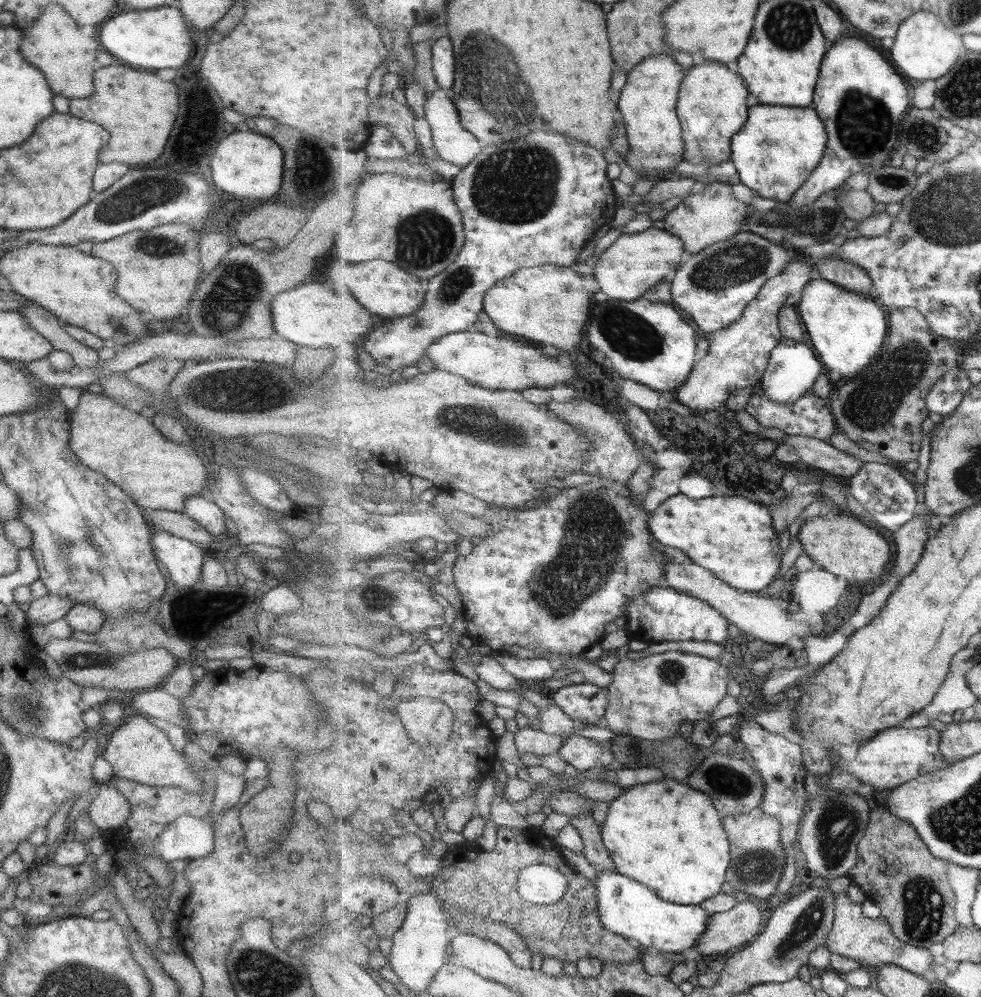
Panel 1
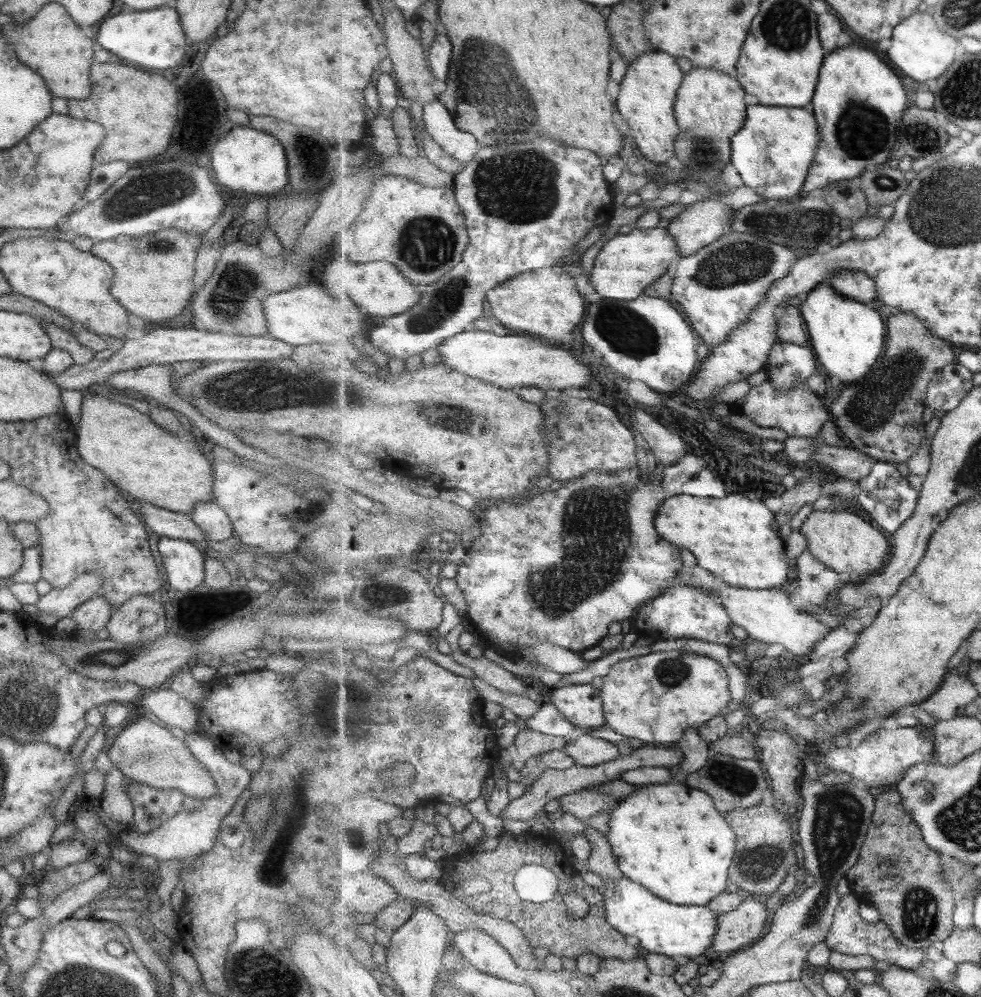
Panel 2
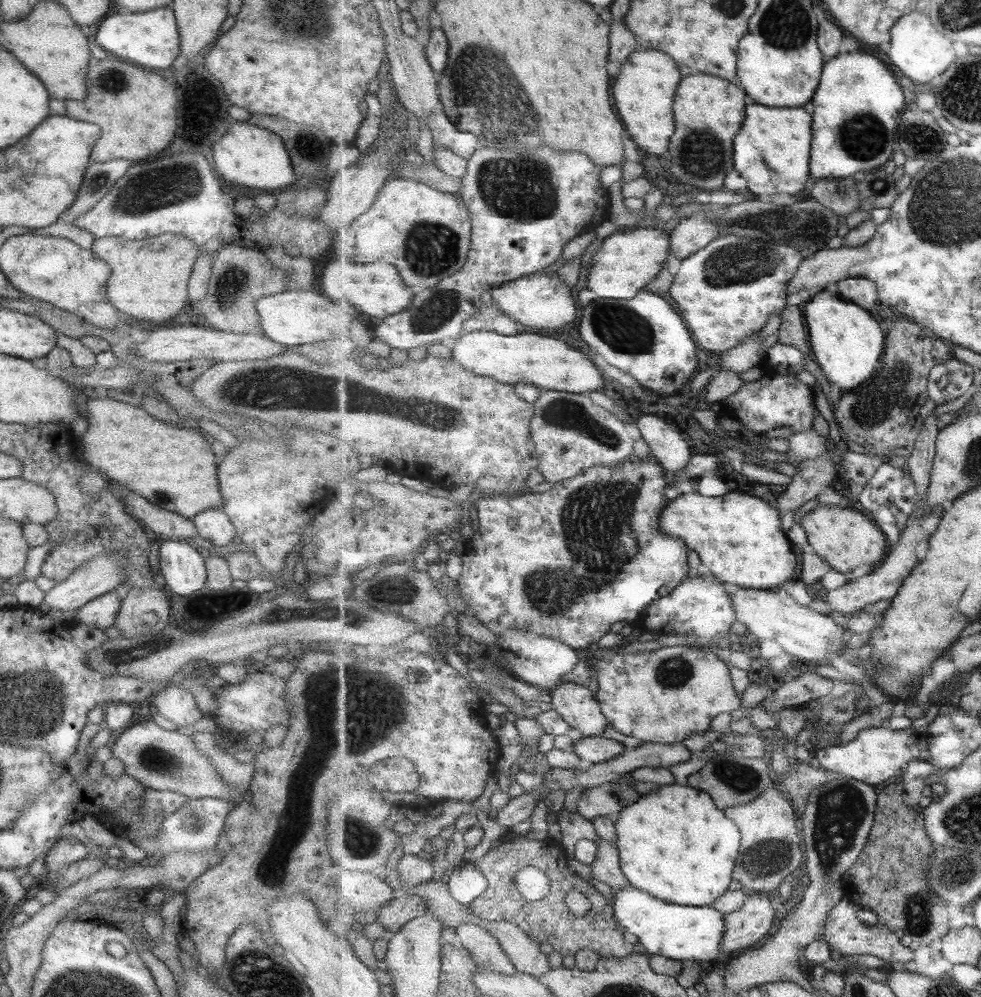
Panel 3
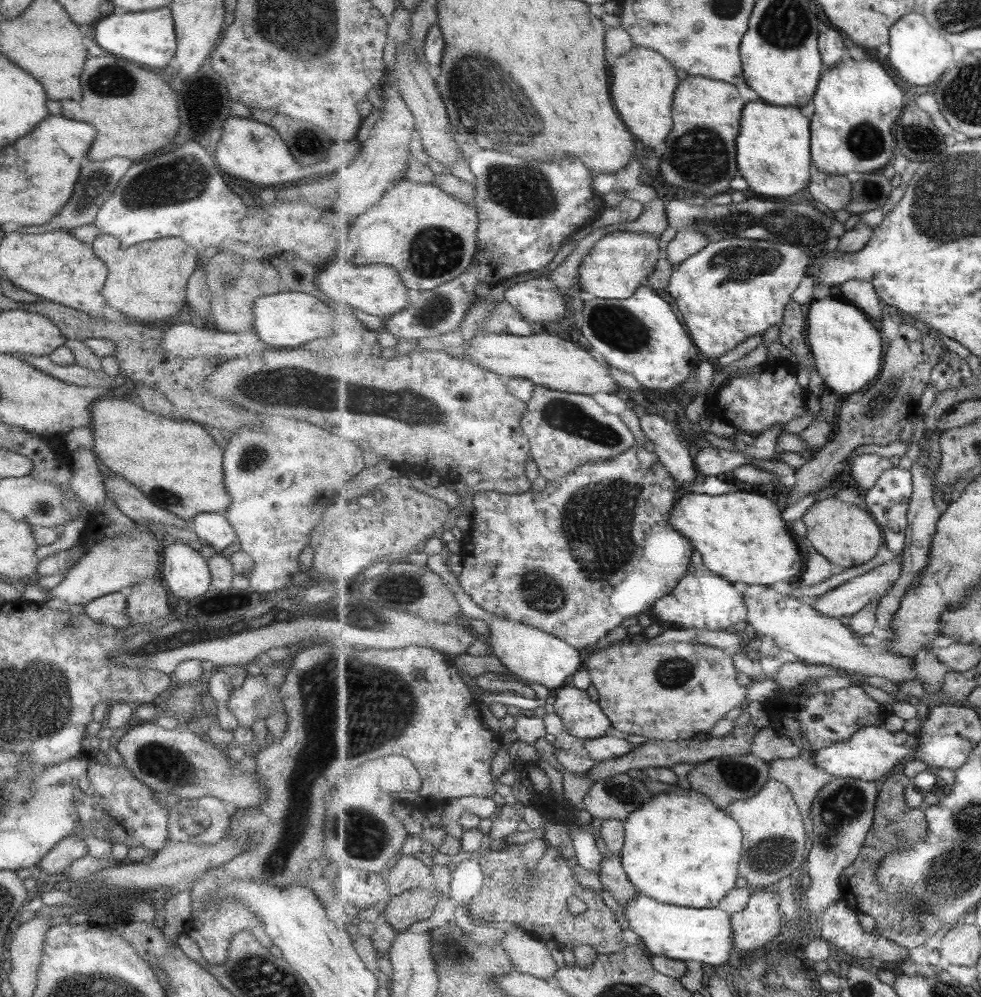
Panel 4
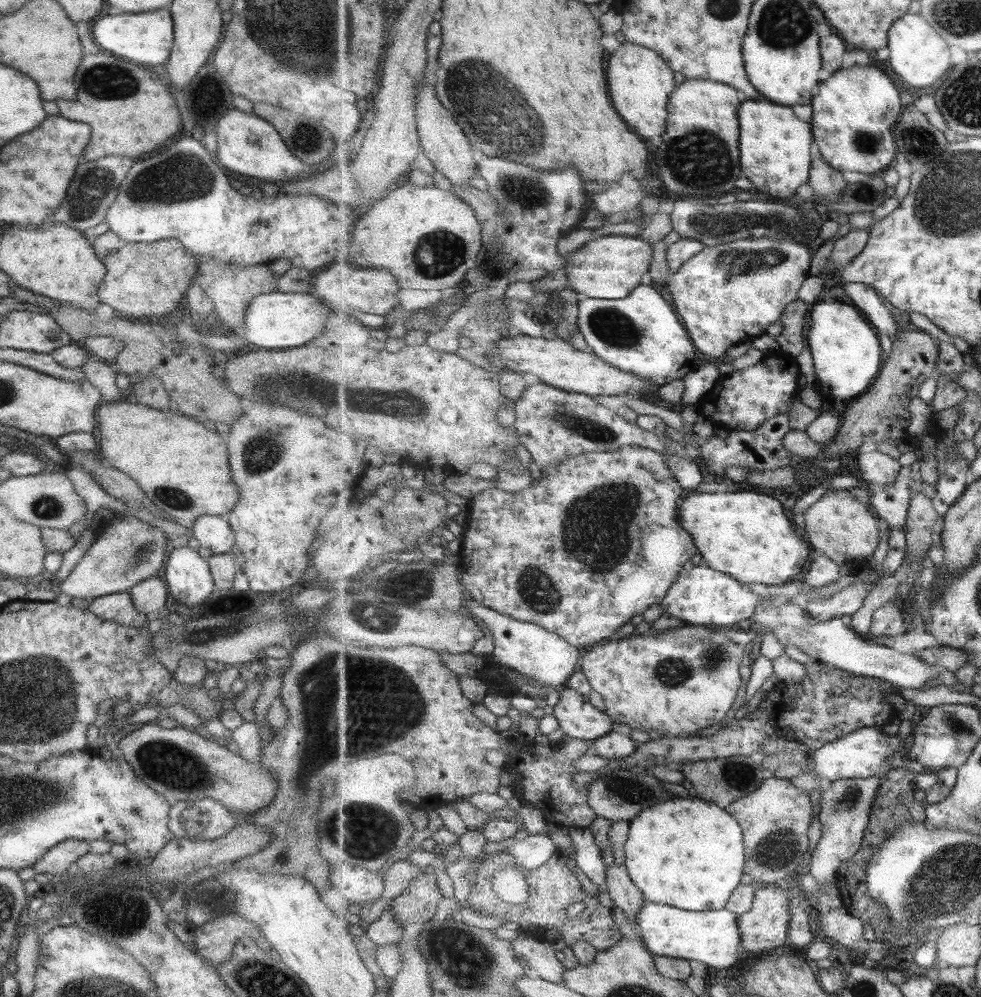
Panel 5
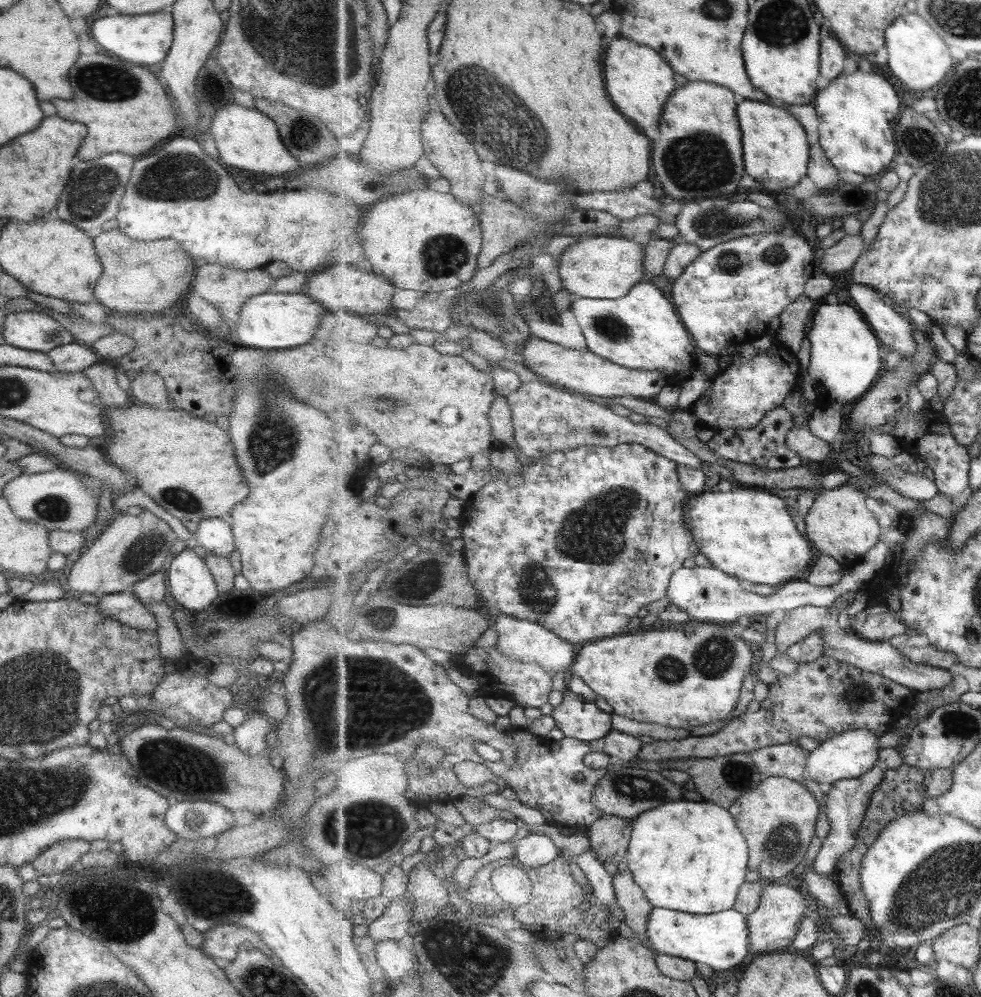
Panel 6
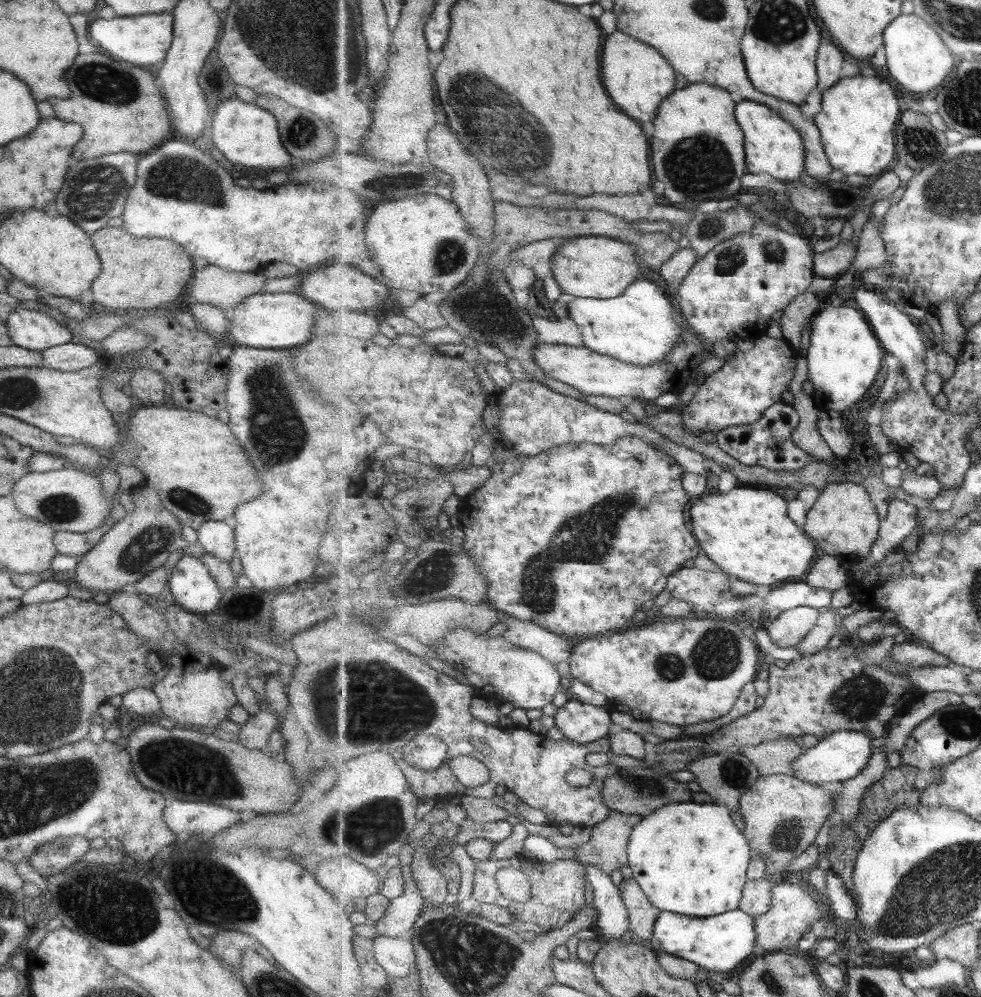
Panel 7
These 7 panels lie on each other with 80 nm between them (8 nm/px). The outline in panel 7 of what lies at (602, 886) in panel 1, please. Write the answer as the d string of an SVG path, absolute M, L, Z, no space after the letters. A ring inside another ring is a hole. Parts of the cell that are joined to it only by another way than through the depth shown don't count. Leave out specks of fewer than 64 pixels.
M738 908L717 916L701 918L697 916L687 916L684 914L661 911L654 926L654 936L657 950L675 957L698 964L711 972L731 972L735 970L743 960L750 960L755 946L757 946L756 919Z

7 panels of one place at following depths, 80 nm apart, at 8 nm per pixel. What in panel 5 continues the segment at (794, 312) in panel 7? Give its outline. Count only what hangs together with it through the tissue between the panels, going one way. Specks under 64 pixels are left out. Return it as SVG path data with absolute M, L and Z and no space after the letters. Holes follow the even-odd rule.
M799 299L792 302L782 317L782 331L776 339L783 347L783 351L793 356L803 354L808 346L807 331L810 324L809 312L811 306Z

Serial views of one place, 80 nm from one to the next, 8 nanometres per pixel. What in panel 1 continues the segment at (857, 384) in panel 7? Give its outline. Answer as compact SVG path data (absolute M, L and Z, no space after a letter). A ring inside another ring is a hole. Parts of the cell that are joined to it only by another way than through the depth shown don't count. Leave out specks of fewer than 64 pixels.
M811 279L798 295L796 305L807 328L808 340L823 364L847 378L859 374L888 337L889 322L880 303L872 296L847 290L829 279Z

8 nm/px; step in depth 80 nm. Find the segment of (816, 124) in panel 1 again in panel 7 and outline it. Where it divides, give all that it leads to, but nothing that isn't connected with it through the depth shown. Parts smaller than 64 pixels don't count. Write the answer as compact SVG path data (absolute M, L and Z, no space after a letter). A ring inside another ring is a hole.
M739 98L737 102L739 106L736 106L736 118L745 135L748 172L751 174L766 172L785 184L802 178L806 174L808 156L804 136L799 130L766 104L751 102L751 100L741 102Z

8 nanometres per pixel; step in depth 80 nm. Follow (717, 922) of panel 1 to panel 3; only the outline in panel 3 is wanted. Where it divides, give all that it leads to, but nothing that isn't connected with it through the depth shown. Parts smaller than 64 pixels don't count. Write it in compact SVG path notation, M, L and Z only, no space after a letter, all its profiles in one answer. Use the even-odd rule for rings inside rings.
M750 893L741 910L727 913L724 917L722 950L723 953L729 954L735 950L765 944L775 920L775 908L769 901L769 895Z

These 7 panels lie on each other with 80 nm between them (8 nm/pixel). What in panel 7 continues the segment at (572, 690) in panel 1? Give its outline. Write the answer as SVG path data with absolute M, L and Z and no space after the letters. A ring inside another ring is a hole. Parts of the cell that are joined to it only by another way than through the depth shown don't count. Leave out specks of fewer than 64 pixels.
M575 696L558 708L554 717L556 728L581 744L599 741L611 730L611 709L581 703Z

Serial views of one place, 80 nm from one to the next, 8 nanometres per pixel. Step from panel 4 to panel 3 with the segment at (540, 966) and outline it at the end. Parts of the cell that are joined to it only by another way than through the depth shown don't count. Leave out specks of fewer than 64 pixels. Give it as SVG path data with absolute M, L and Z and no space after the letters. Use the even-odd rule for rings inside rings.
M481 919L479 924L495 936L519 972L536 977L552 971L547 956L539 950L539 943L517 923L505 919Z

